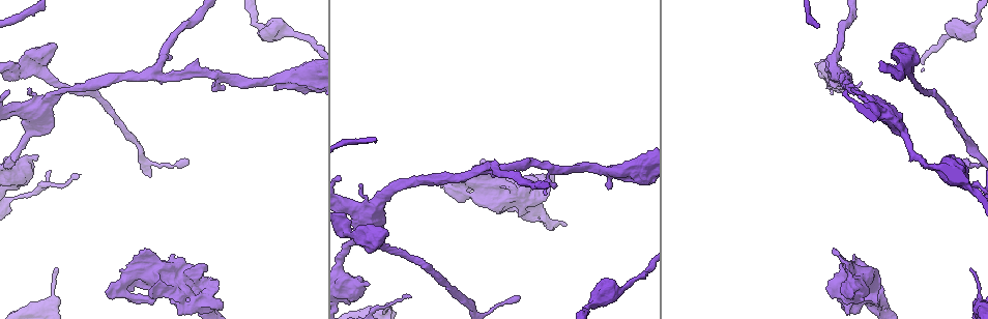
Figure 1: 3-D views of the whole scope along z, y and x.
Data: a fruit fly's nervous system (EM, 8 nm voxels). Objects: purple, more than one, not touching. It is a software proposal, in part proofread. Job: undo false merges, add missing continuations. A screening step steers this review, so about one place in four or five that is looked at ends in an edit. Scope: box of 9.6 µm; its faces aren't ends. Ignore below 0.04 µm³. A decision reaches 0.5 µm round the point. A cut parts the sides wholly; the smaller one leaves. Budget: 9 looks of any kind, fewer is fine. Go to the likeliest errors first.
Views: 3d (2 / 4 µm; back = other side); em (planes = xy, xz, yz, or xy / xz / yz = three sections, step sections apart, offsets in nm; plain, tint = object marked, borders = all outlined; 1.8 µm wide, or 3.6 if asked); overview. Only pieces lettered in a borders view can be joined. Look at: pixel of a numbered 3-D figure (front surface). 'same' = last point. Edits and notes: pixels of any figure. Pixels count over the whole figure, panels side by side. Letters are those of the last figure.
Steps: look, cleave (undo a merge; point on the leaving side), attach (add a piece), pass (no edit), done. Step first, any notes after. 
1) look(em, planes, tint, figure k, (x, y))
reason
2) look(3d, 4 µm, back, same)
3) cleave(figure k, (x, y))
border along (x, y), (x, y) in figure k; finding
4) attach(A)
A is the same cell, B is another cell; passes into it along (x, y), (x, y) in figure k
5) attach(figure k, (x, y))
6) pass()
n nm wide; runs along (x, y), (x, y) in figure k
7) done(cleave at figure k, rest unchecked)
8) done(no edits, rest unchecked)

look(em, planes, tint, figure 1, (196, 301))
thick turns thin

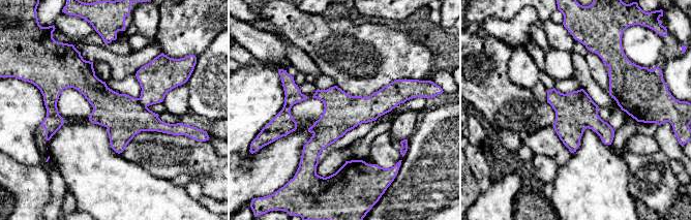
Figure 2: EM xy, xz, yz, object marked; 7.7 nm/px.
look(em, planes, borders, same)

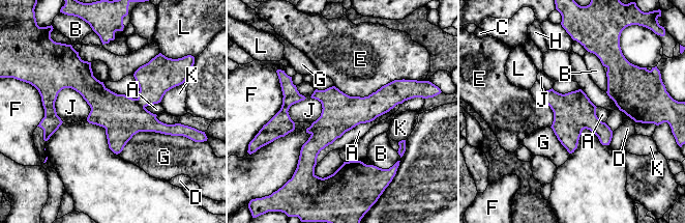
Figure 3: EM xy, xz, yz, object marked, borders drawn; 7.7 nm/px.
pass()
300 nm wide; A, B, C, D, E, F, G, H, J, K and L are other cells; border along (400, 103), (346, 131), (316, 163) in figure 3; continuous, no second cell

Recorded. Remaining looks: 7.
look(em, 3.6 µm, yz, step 4, tint, figure 1, (35, 157))
branch stops here

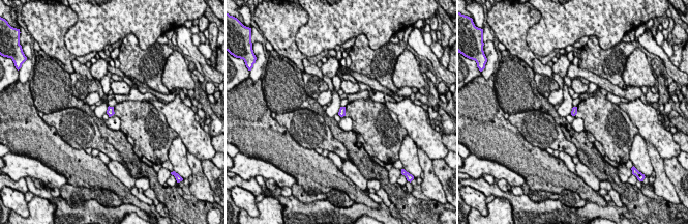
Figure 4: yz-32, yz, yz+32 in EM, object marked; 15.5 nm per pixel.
look(em, 3.6 µm, planes, borders, same)
another direction

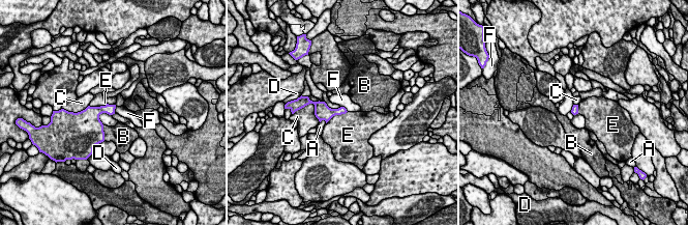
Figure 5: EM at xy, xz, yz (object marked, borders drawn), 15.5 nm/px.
pass()
A, B, C, D, E and F are other cells; none of them fits

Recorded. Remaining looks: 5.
look(em, planes, borders, figure 1, (843, 292))

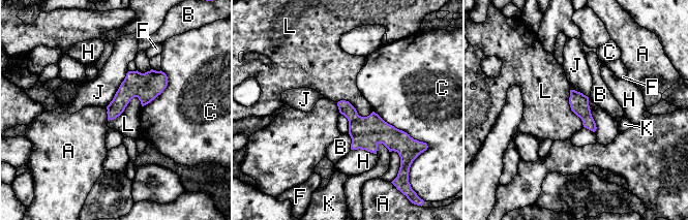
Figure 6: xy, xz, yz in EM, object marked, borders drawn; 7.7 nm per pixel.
pass()
J touches over 340 nm; A, B, C, F, H, J, K and L are other cells; border along (141, 101), (133, 97), (108, 120) in figure 6; no lettered piece goes on from it

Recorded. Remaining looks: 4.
look(3d, 4 µm, figure 1, (836, 76))
two arms in line, one across

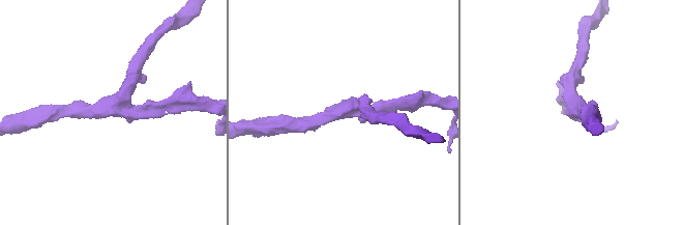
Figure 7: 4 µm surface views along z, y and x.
look(em, 3.6 µm, planes, borders, figure 7, (577, 110))
3 arms; arms of 220, 220, 220 nm; shape alone is not enough

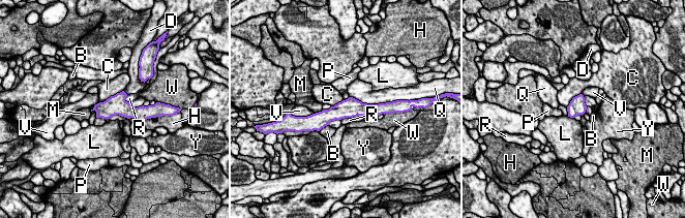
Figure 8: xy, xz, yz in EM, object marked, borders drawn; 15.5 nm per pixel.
pass()
260 nm wide; B, C, D, H, L, M, P, Q, R, V, W and Y are other cells; border along (126, 95), (125, 99), (129, 103) in figure 8; continuous, no second cell

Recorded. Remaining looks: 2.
done(no edits, rest unchecked)

